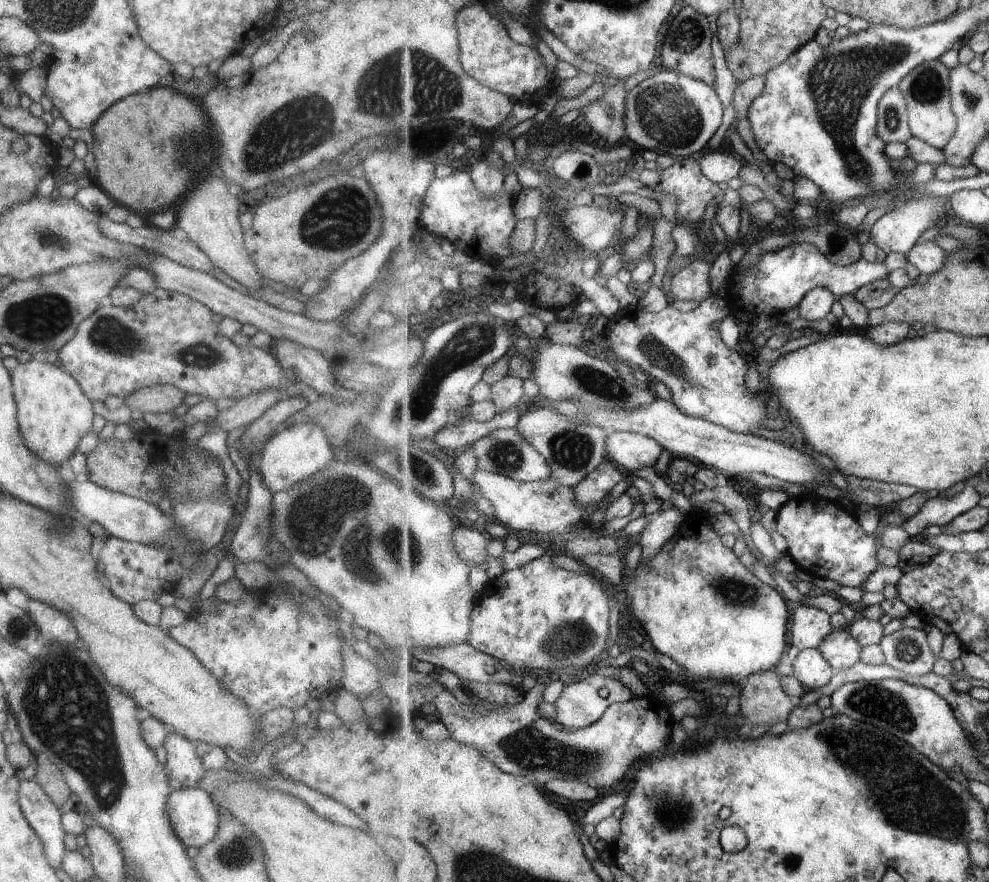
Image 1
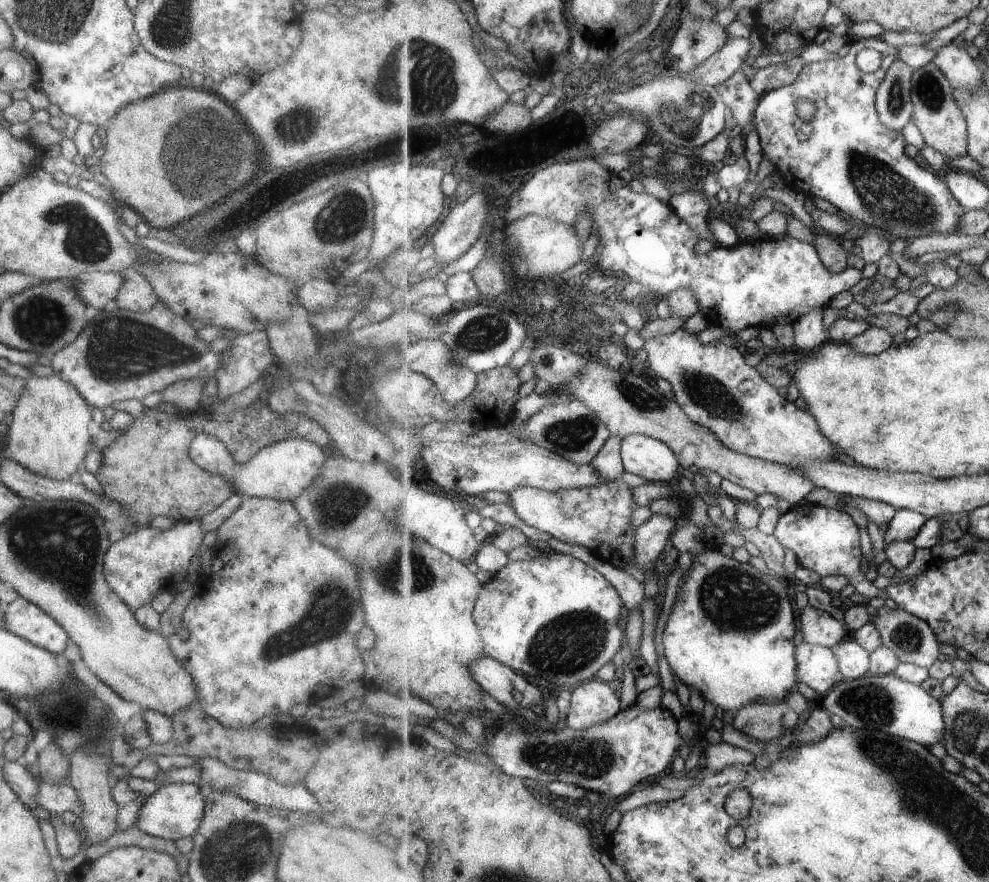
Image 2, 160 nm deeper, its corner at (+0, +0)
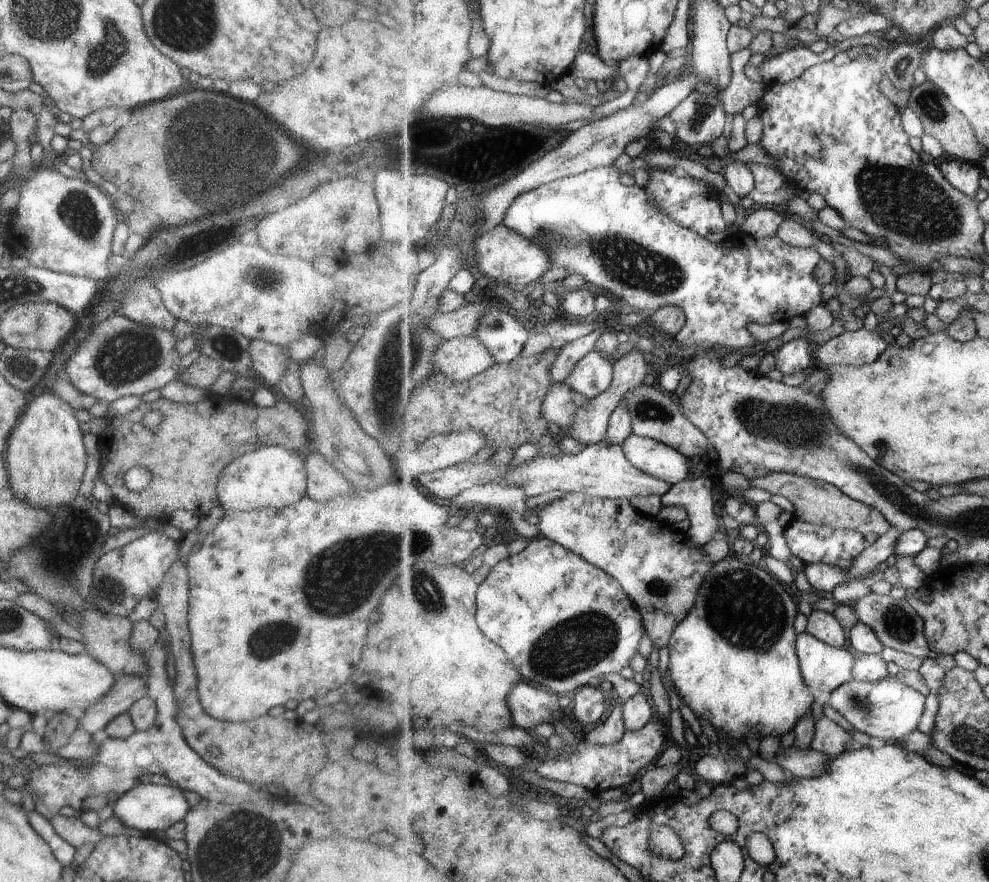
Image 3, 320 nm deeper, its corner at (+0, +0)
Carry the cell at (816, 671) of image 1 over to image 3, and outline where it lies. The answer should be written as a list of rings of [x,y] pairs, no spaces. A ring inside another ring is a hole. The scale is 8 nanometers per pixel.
[[[805,630],[798,635],[797,653],[804,679],[815,696],[820,696],[822,693],[823,696],[828,697],[836,688],[842,687],[854,678],[856,653],[849,647],[835,647],[827,644]]]

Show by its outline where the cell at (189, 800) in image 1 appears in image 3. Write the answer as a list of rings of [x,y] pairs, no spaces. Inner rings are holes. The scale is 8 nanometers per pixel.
[[[139,783],[133,785],[124,792],[113,804],[112,815],[131,828],[137,828],[141,832],[153,832],[153,830],[165,830],[174,822],[181,820],[189,810],[187,802],[183,798],[185,793],[178,787],[160,785],[159,783]]]

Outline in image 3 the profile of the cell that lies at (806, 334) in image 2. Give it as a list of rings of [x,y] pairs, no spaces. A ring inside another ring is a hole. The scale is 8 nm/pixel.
[[[799,338],[783,344],[775,352],[775,364],[782,374],[797,374],[811,366],[814,356],[813,342]]]

